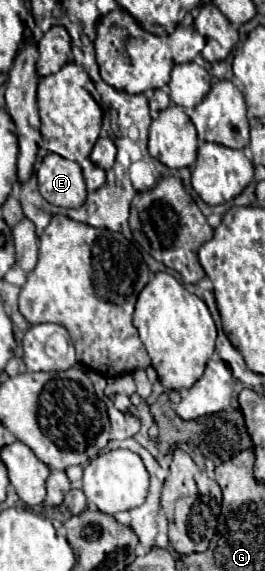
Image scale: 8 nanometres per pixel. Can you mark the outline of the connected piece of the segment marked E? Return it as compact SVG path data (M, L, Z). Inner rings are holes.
M48 154L38 172L38 190L54 206L80 208L86 200L86 184L82 168L58 154Z

